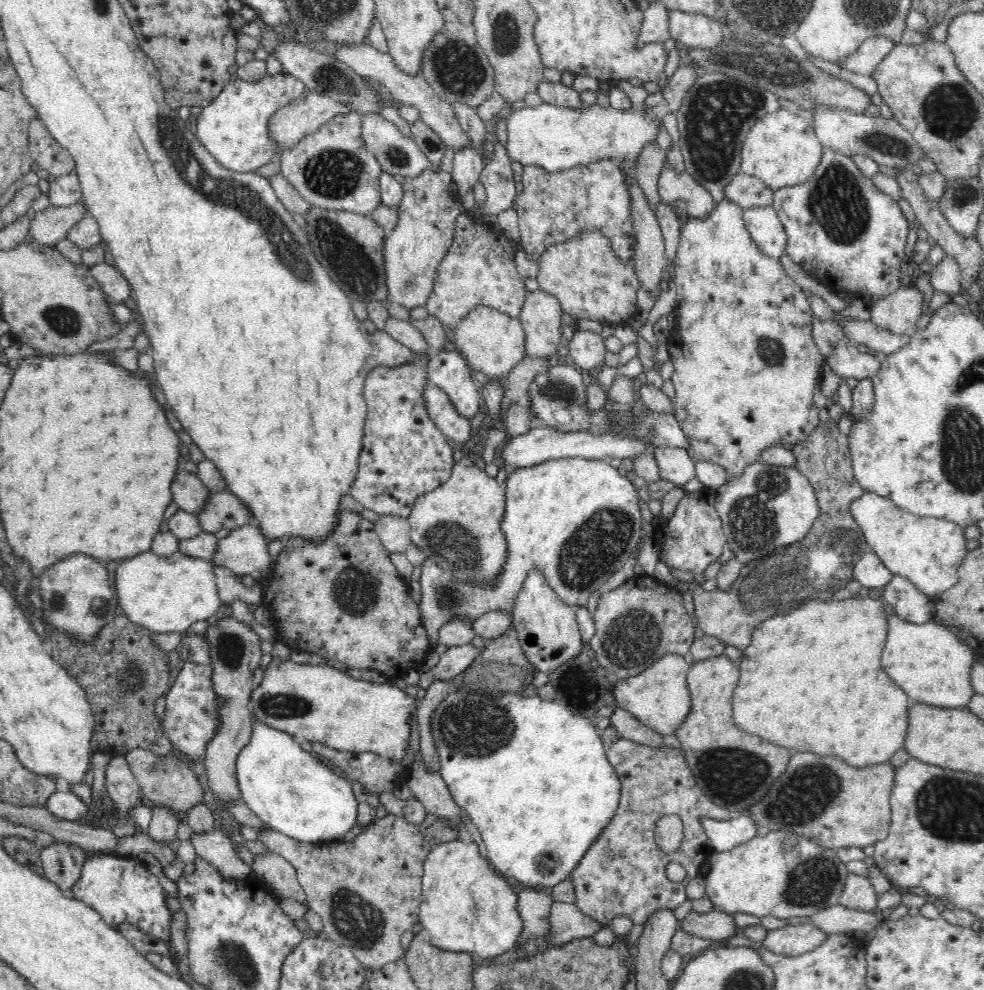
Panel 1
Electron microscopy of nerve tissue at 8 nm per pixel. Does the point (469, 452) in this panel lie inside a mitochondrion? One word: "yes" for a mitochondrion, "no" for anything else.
no

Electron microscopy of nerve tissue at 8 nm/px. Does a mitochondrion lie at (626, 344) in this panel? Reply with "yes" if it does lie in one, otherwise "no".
no

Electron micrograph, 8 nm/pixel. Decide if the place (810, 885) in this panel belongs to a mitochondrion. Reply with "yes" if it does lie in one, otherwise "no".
yes

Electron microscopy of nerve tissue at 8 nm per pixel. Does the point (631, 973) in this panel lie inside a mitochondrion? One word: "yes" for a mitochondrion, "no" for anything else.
no

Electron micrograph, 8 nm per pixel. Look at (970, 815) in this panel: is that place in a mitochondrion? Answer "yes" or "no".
yes

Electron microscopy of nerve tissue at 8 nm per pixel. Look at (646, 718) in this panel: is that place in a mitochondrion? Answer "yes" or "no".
no

